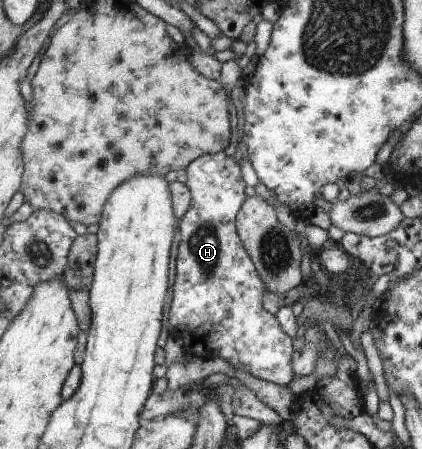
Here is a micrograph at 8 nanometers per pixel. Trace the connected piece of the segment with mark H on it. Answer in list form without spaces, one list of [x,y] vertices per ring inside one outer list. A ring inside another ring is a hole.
[[[223,152],[200,157],[186,173],[191,202],[178,226],[181,241],[168,336],[180,338],[183,353],[194,358],[223,356],[221,360],[227,361],[225,373],[245,370],[256,378],[287,387],[295,379],[293,340],[281,330],[277,316],[263,308],[266,284],[238,234],[237,218],[248,200],[241,166]]]

